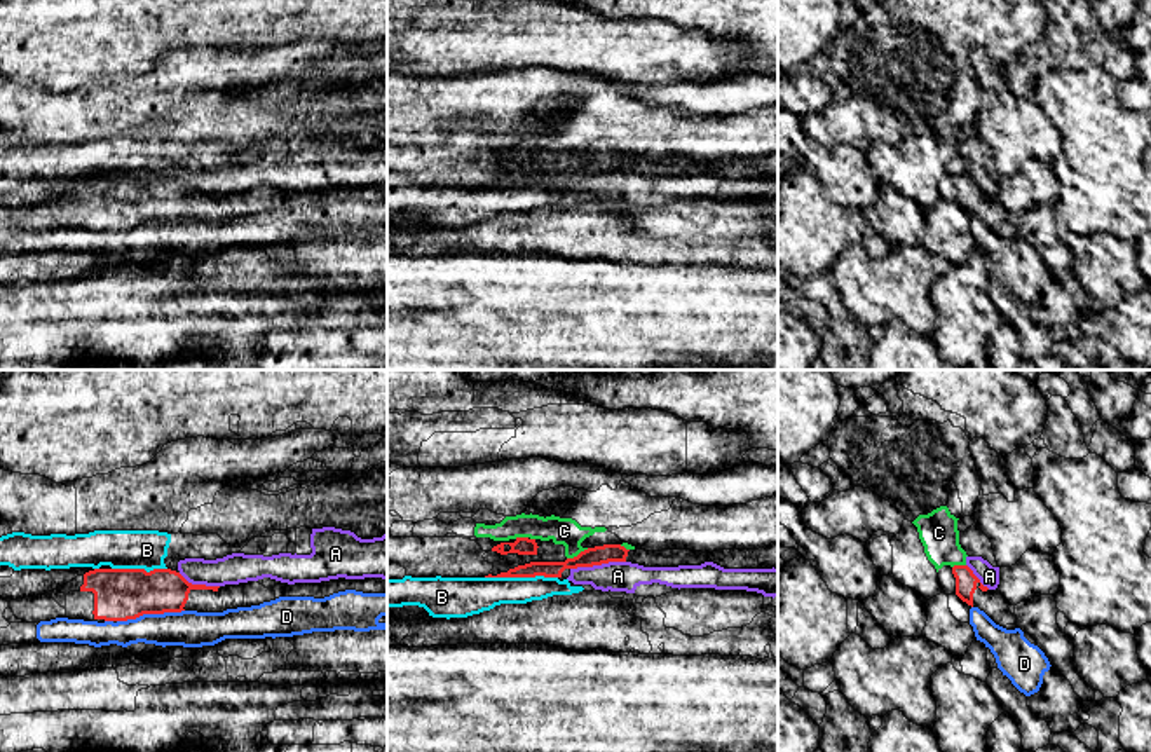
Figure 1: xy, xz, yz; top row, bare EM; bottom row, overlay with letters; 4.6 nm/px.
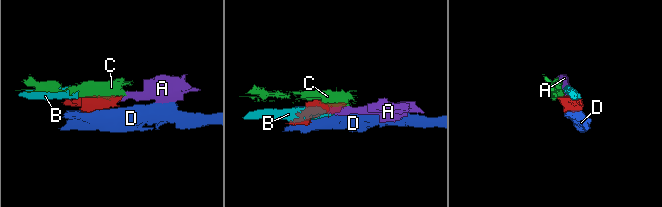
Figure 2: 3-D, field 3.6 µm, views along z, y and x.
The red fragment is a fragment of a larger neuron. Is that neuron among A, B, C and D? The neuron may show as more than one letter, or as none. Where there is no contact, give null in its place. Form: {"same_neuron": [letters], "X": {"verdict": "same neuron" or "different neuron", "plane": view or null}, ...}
{"same_neuron": [], "A": {"verdict": "different neuron", "plane": "xz"}, "B": {"verdict": "different neuron", "plane": "xz"}, "C": {"verdict": "different neuron", "plane": "xz"}, "D": {"verdict": "different neuron", "plane": "xy"}}

